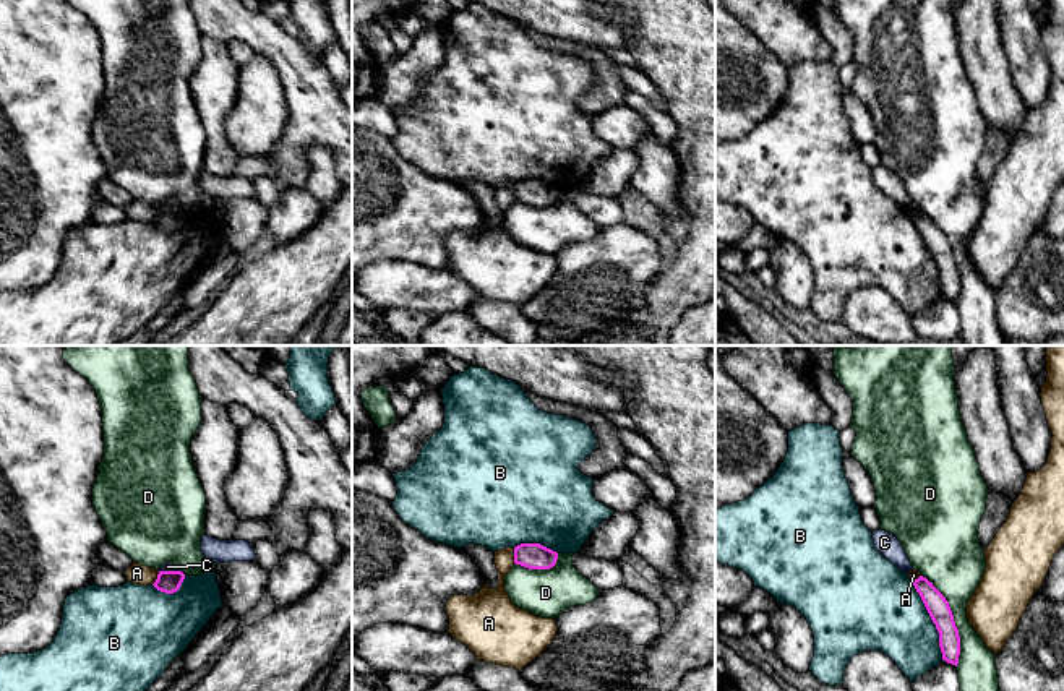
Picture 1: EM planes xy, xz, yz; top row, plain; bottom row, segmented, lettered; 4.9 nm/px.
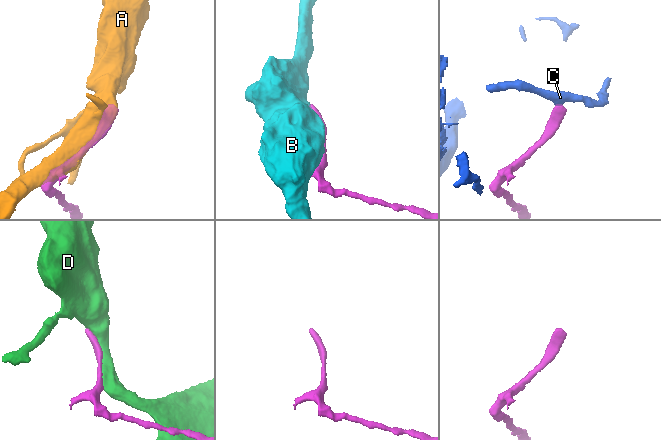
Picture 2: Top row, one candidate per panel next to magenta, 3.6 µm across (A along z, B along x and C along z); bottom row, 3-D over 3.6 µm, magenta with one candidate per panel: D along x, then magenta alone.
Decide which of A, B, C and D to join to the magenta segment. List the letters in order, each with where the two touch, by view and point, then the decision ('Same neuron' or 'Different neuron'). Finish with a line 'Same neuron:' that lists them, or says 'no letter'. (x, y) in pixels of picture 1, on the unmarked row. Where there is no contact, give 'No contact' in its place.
A: Touches magenta at xz (514, 193). Different neuron
B: Touches magenta at yz (931, 255). Different neuron
C: Touches magenta at xy (169, 208). Different neuron
D: Touches magenta at yz (952, 257). Different neuron
Same neuron: no letter

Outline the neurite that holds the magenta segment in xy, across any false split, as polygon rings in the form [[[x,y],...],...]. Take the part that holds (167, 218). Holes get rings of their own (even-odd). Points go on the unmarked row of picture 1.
[[[159,208],[152,222],[161,229],[174,230],[180,225],[183,216],[185,211],[182,208]]]

